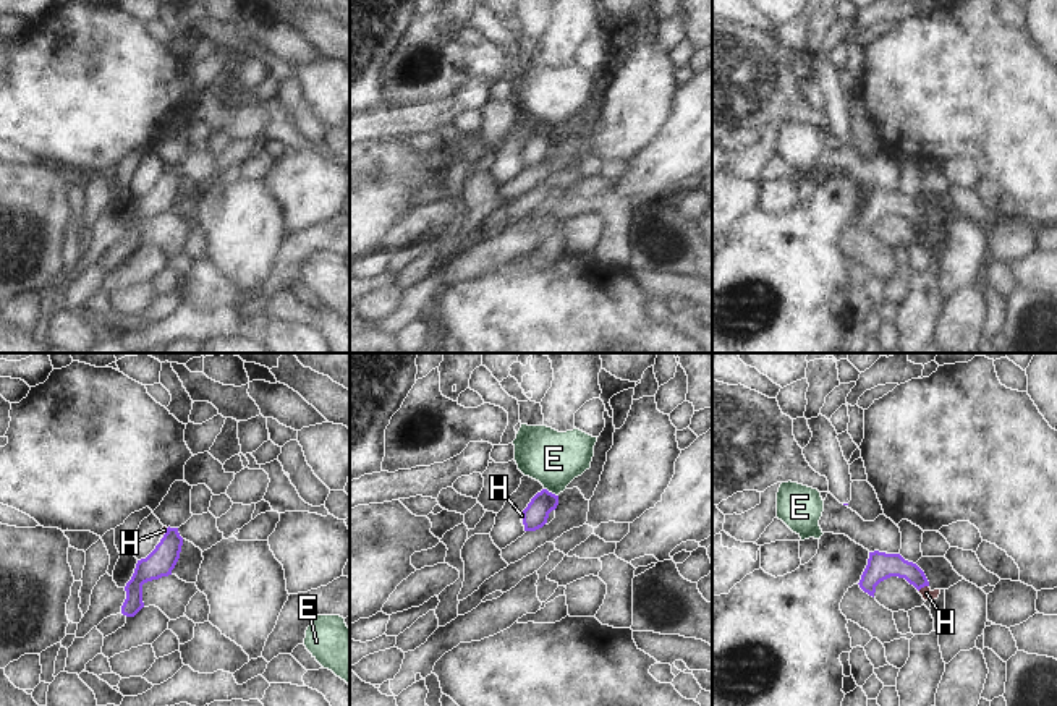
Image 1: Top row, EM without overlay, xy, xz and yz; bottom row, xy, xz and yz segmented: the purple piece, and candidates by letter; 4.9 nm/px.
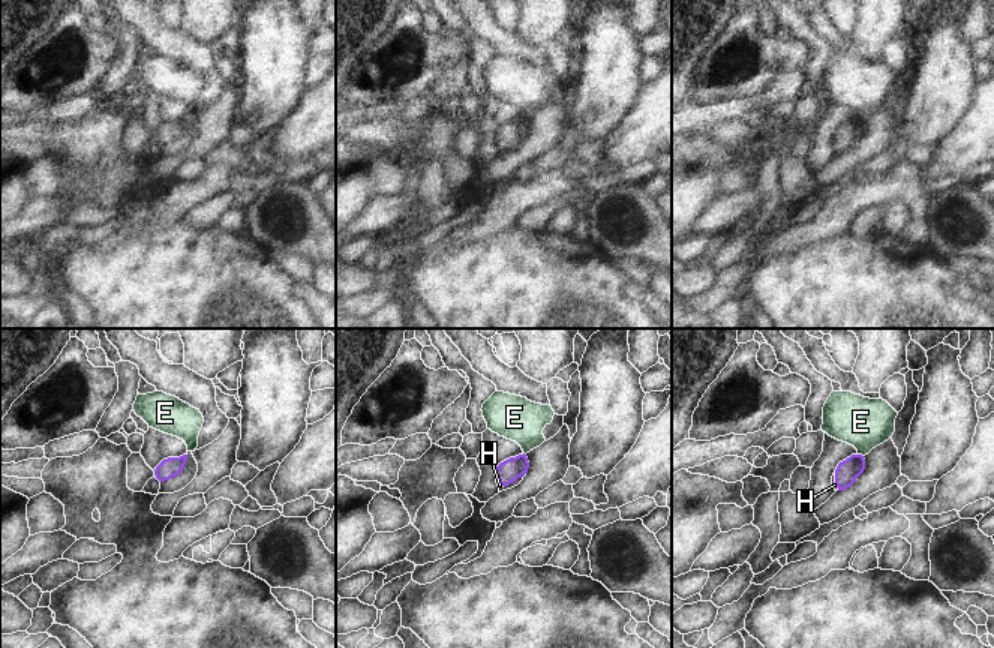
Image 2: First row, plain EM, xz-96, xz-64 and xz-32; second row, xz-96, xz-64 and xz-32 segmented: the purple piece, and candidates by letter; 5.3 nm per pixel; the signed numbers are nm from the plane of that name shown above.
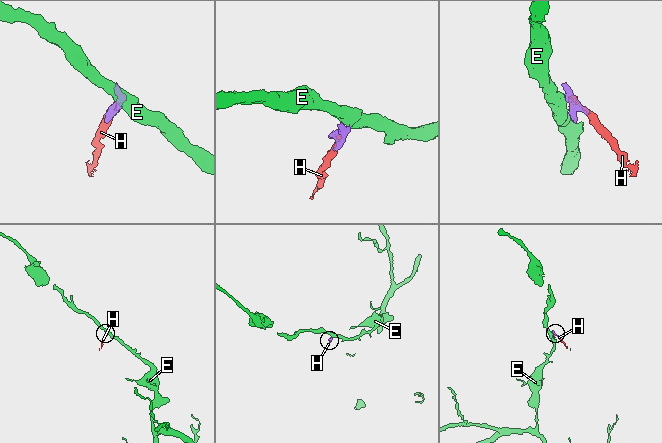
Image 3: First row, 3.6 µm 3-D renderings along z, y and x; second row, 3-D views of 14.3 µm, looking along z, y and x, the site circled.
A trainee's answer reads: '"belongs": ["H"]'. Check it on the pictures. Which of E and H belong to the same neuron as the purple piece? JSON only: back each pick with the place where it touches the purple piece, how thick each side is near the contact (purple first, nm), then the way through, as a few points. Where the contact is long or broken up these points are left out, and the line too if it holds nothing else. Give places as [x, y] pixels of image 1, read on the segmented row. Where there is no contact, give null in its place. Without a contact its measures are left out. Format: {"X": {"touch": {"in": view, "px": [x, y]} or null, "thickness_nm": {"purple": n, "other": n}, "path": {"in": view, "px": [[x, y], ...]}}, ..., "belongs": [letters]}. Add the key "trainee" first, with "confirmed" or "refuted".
{"trainee": "confirmed", "H": {"touch": {"in": "yz", "px": [923, 586]}, "thickness_nm": {"purple": 140, "other": 60}, "path": {"in": "yz", "px": [[881, 565], [905, 569], [923, 586], [926, 593]]}}, "belongs": ["H"]}

